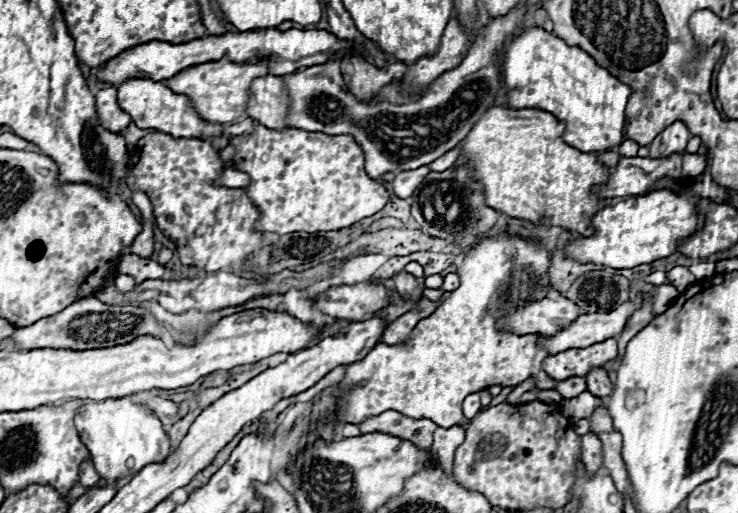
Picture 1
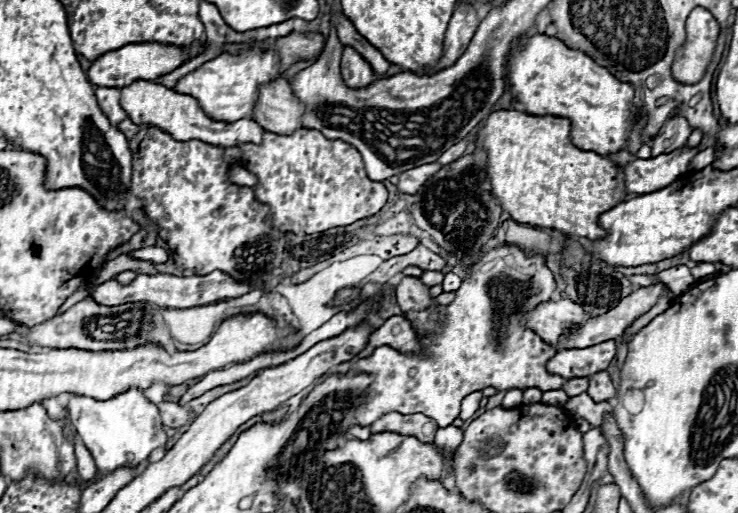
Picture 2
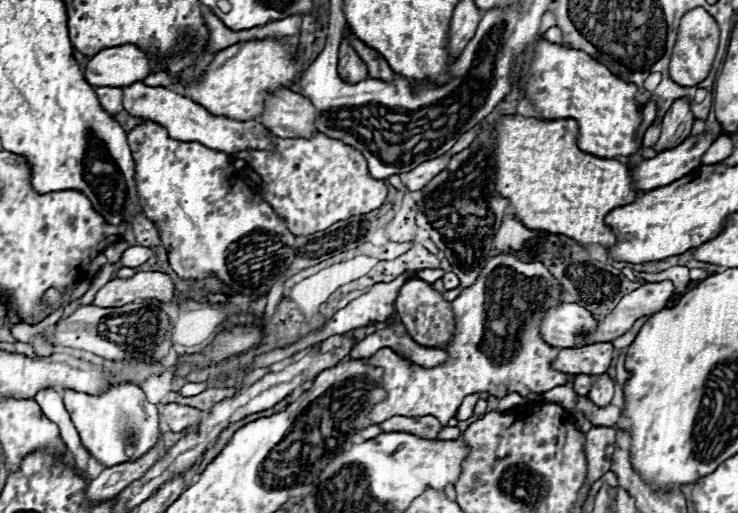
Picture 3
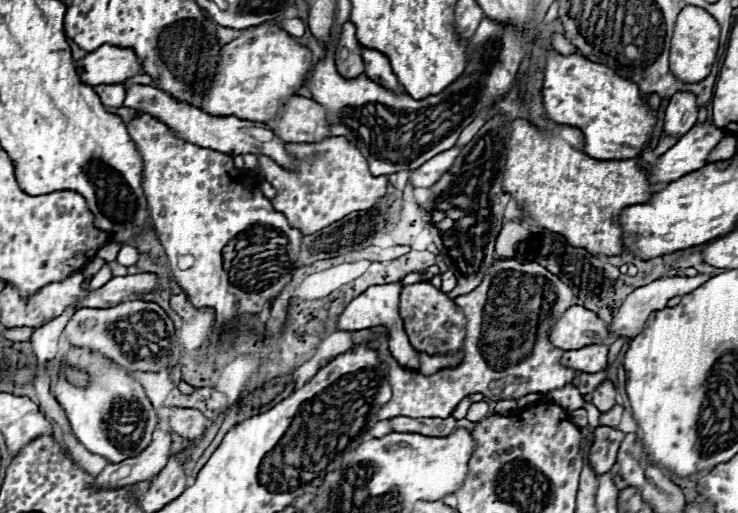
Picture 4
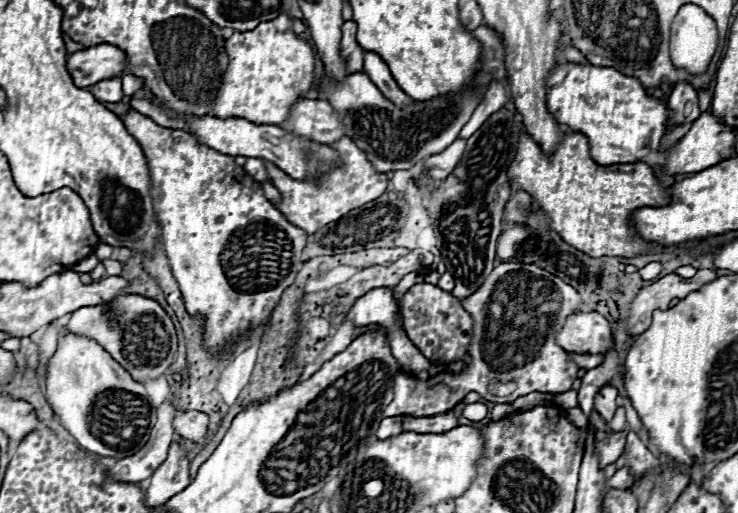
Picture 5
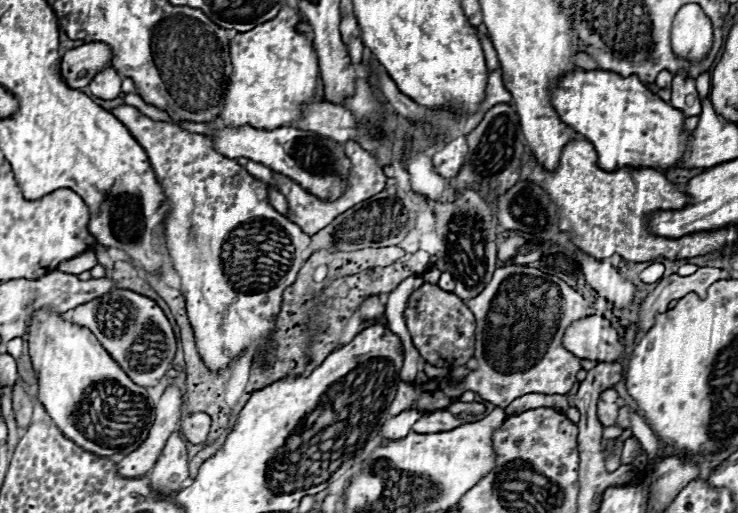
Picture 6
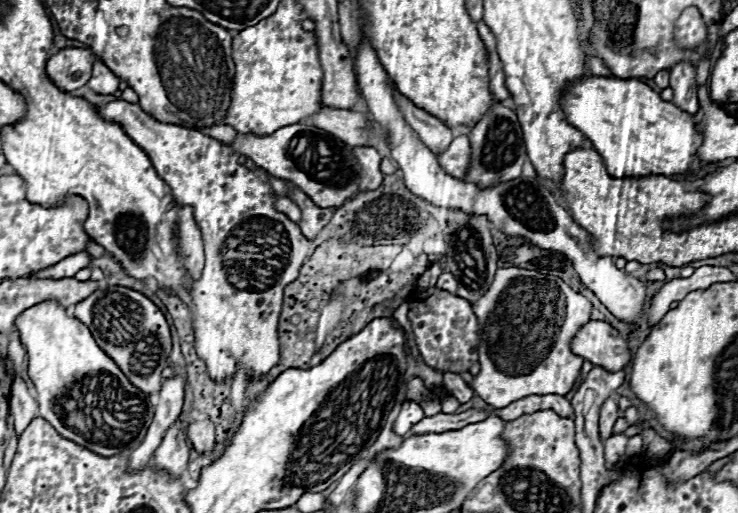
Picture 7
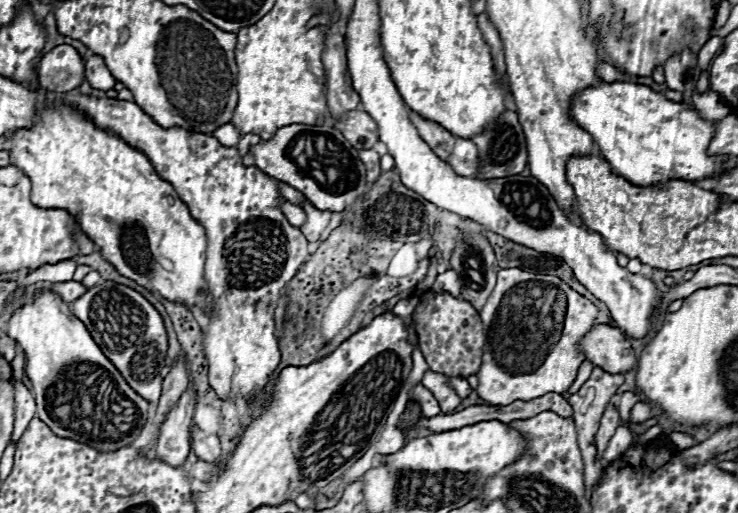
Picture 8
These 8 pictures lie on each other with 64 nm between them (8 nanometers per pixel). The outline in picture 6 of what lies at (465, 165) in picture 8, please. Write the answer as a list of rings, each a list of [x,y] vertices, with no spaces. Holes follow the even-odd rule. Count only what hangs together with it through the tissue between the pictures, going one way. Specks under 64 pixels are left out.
[[[464,136],[450,140],[442,150],[432,154],[432,164],[436,164],[436,172],[444,178],[454,178],[464,164],[464,156],[468,152],[468,144]]]

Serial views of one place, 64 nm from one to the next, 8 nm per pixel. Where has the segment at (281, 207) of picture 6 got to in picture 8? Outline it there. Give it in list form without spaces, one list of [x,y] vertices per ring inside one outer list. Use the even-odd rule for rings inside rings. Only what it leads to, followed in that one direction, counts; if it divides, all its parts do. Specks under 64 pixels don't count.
[[[284,202],[282,204],[282,212],[284,212],[284,216],[290,220],[290,224],[292,226],[302,226],[304,224],[304,220],[306,220],[306,214],[304,214],[304,210],[298,206],[298,204],[292,204],[292,202]]]

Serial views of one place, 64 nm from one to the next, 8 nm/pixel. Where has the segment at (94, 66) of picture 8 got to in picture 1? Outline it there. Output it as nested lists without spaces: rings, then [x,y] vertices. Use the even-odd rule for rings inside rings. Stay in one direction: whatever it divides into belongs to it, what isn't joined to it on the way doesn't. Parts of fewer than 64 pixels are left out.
[[[104,88],[96,94],[96,112],[100,124],[114,134],[120,134],[132,124],[132,118],[118,106],[116,88]]]

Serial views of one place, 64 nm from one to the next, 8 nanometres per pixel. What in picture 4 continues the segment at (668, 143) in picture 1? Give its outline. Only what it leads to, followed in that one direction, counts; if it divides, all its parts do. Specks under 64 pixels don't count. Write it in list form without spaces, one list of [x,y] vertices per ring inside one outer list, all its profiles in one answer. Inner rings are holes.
[[[690,92],[674,94],[664,114],[664,134],[682,138],[696,124],[696,96]]]

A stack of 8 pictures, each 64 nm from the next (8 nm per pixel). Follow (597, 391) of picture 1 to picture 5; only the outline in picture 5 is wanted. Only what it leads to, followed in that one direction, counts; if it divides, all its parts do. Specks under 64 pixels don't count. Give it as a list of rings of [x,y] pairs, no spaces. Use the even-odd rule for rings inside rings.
[[[604,386],[600,388],[600,392],[596,394],[596,400],[594,400],[594,408],[600,412],[600,416],[604,420],[610,420],[614,416],[614,410],[618,408],[616,406],[616,398],[618,398],[618,390],[614,386]]]

